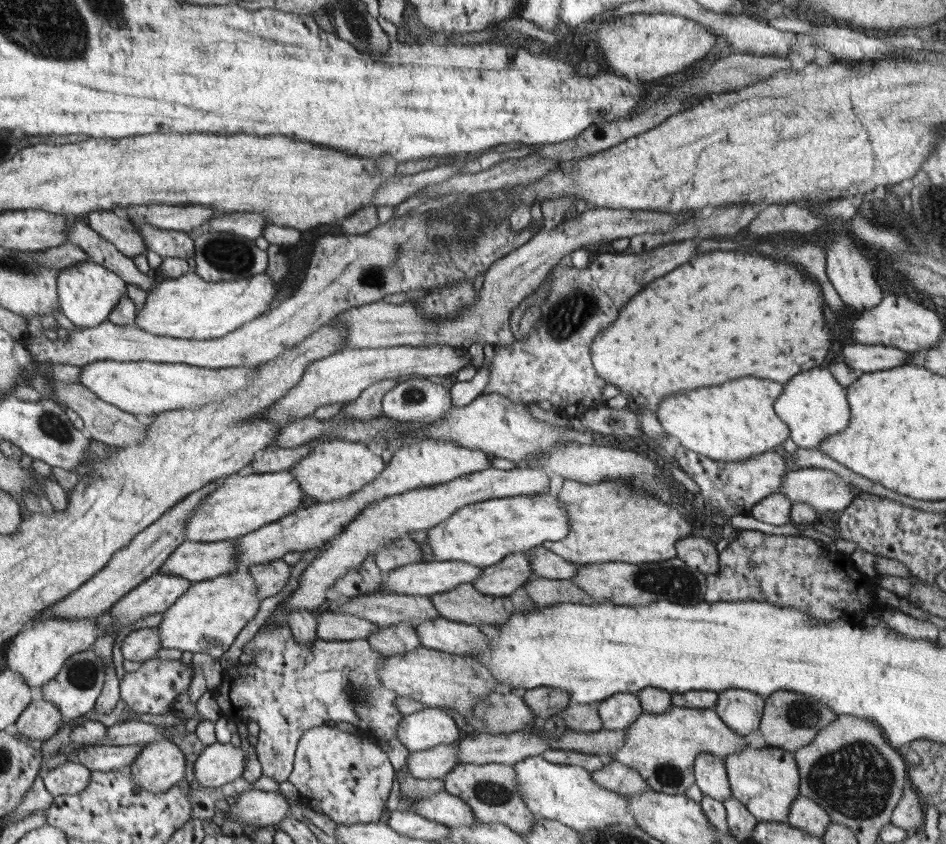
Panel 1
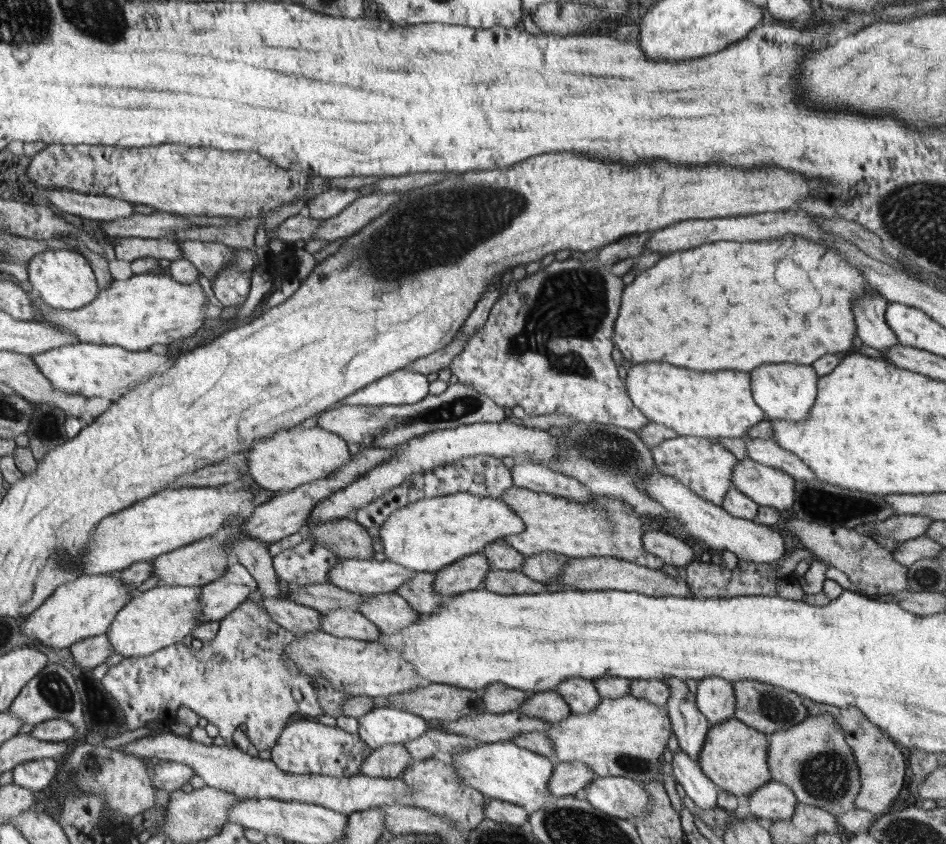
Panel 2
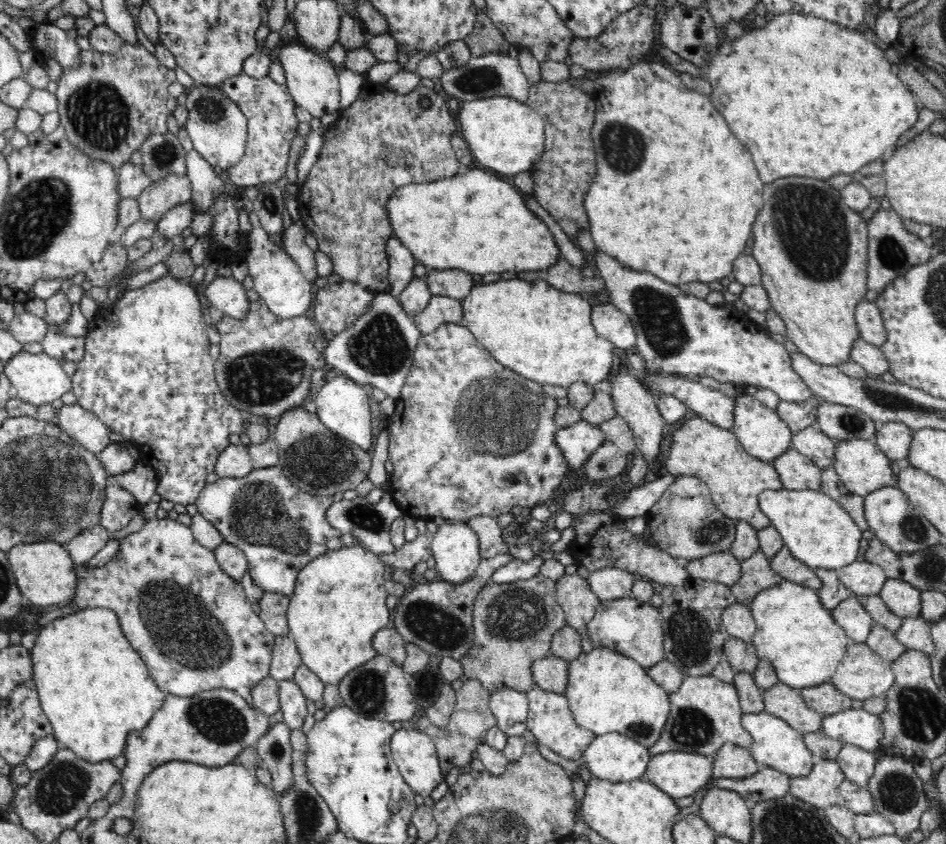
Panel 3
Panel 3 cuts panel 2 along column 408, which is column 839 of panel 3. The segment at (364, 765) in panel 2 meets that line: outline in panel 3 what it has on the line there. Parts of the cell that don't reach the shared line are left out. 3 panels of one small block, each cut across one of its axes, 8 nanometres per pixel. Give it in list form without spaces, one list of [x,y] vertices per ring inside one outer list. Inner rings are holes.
[[[844,744],[842,750],[836,756],[836,762],[842,768],[842,774],[846,776],[846,780],[856,782],[860,786],[868,786],[870,778],[874,776],[874,768],[876,768],[876,756],[868,750]]]

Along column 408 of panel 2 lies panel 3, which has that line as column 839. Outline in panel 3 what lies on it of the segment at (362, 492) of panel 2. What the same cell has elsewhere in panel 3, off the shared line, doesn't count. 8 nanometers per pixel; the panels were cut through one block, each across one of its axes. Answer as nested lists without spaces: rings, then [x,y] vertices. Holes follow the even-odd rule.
[[[856,438],[836,442],[834,470],[844,486],[862,498],[880,488],[894,486],[892,462],[874,440]]]

